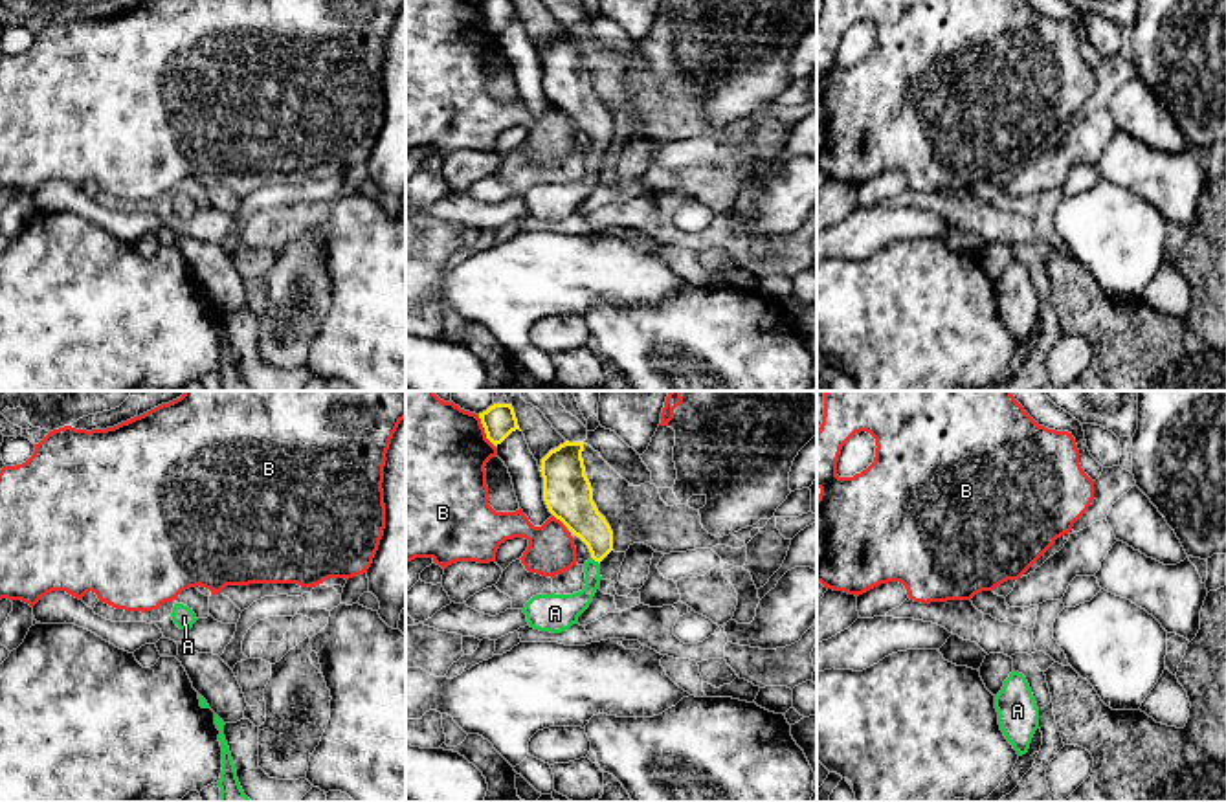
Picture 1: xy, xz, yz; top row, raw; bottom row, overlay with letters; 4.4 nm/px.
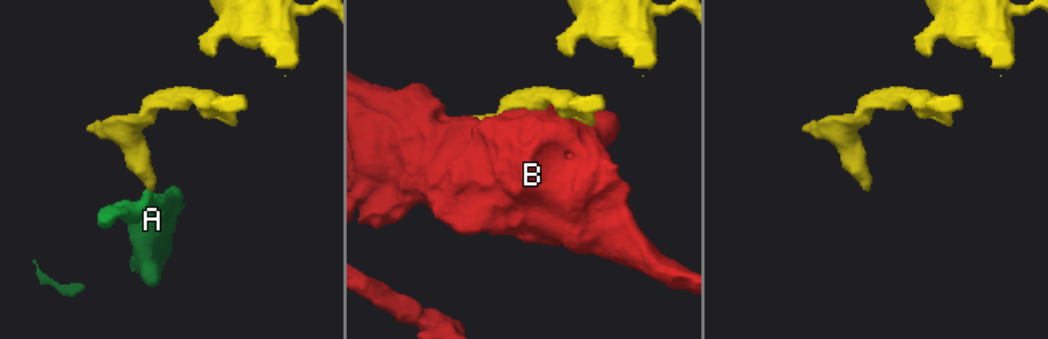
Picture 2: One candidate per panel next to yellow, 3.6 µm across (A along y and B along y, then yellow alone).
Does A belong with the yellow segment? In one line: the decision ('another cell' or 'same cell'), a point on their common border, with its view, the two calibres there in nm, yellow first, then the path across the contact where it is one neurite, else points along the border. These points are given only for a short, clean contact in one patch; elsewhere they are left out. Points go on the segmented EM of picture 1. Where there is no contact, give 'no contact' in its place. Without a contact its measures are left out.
same cell | xz (595, 560) | 170/130 nm | across xz (575, 507), (595, 533), (595, 560), (590, 590), (564, 608)

